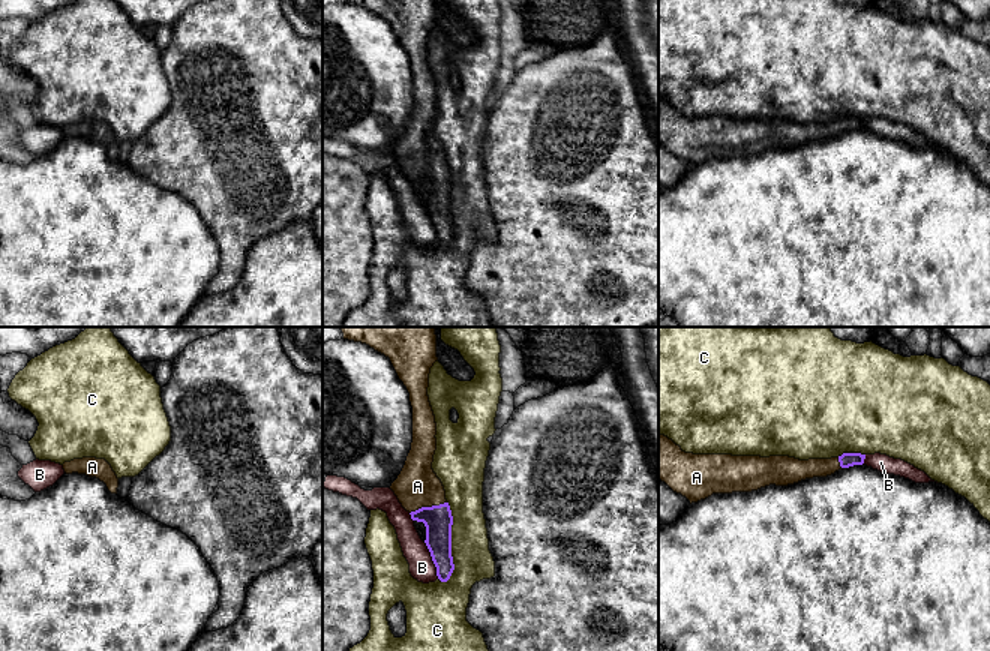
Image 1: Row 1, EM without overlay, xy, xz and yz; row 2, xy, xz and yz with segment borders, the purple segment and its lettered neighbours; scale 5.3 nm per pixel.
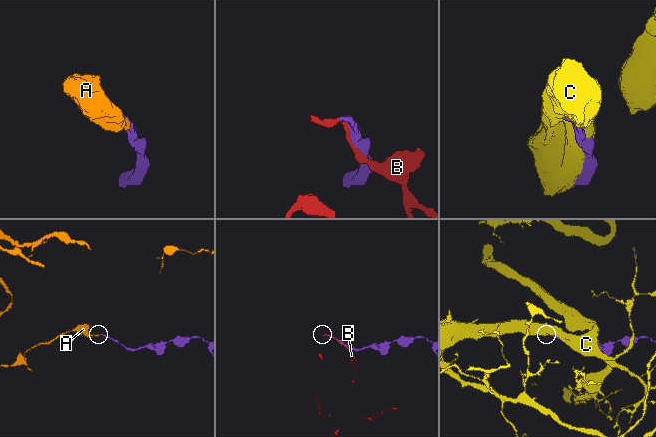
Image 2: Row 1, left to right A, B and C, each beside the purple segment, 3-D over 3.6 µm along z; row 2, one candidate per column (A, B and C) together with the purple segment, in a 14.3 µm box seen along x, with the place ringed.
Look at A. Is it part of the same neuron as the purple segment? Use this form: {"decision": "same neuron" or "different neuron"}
{"decision": "same neuron"}

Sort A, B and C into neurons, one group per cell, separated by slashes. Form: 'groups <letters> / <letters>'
groups A / B / C

